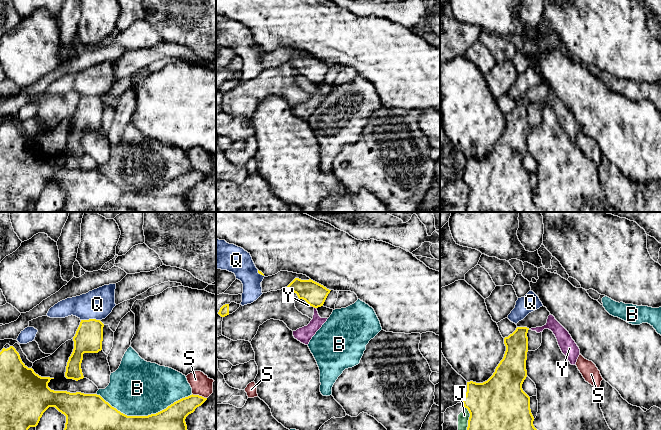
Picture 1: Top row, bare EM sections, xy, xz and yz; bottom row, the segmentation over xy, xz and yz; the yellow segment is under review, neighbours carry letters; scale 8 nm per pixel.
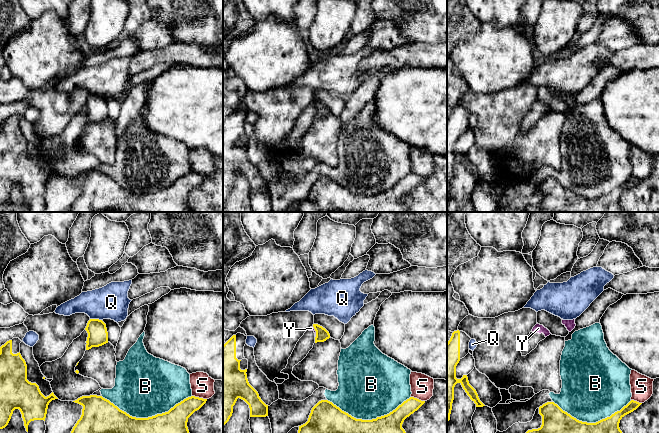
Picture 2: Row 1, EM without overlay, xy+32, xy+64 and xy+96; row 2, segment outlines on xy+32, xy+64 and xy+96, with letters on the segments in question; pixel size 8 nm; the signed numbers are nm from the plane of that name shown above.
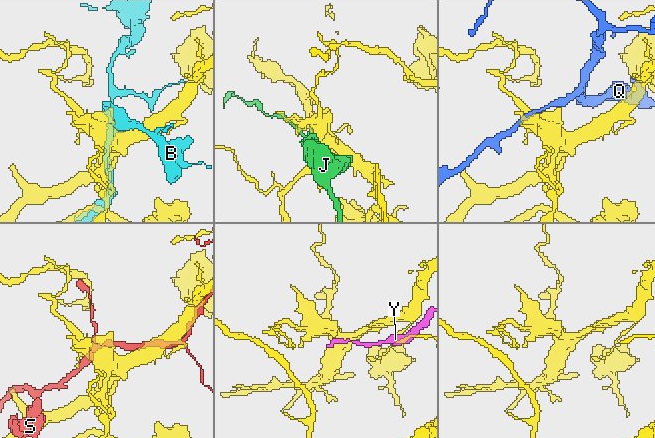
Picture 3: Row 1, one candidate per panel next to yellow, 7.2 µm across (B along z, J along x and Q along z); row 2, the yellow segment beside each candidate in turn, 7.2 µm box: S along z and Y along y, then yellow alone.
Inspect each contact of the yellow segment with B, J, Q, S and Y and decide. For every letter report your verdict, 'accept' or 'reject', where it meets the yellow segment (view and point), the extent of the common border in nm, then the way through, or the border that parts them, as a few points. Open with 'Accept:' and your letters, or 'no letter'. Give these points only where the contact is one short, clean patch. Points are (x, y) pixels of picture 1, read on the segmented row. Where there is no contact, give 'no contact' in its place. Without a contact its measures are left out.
Accept: no letter
B: reject; meets yellow in xy at (144, 416); contact 800 nm long
J: reject; meets yellow in yz at (469, 417); contact 220 nm long
Q: reject; meets yellow in xy at (90, 319); contact 150 nm long
S: reject; meets yellow in xy at (198, 395); contact 130 nm long
Y: reject; meets yellow in xz at (309, 304); contact 40 nm long; border along xz (308, 303), (310, 306)

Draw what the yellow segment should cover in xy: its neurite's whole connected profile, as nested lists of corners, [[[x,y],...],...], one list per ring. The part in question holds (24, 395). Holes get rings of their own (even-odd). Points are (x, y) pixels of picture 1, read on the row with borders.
[[[13,346],[7,349],[3,348],[0,352],[0,430],[28,430],[30,427],[36,427],[43,413],[49,407],[55,407],[66,416],[64,430],[187,430],[186,417],[207,400],[207,398],[192,394],[174,402],[156,414],[127,416],[112,407],[100,395],[51,390],[48,387],[51,379],[54,378],[41,377],[32,368],[28,368]]]

